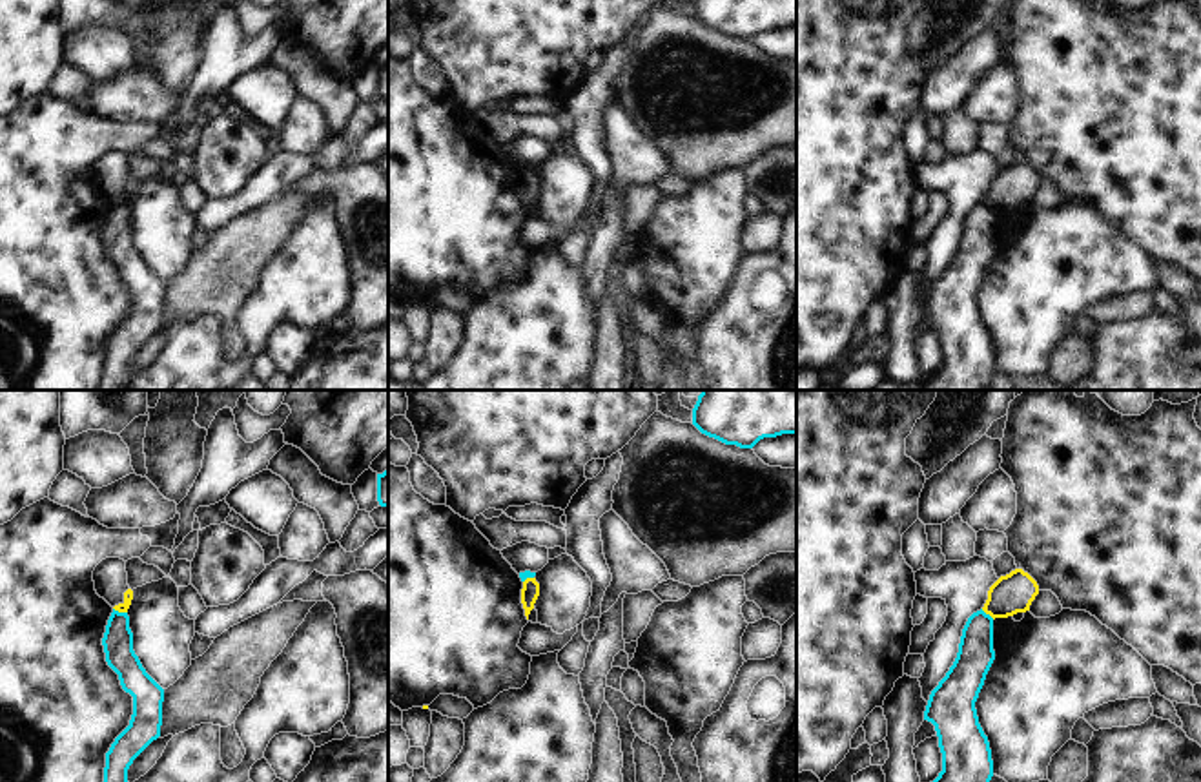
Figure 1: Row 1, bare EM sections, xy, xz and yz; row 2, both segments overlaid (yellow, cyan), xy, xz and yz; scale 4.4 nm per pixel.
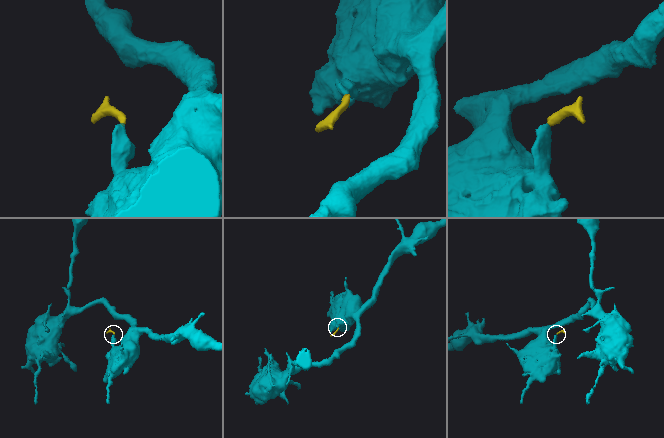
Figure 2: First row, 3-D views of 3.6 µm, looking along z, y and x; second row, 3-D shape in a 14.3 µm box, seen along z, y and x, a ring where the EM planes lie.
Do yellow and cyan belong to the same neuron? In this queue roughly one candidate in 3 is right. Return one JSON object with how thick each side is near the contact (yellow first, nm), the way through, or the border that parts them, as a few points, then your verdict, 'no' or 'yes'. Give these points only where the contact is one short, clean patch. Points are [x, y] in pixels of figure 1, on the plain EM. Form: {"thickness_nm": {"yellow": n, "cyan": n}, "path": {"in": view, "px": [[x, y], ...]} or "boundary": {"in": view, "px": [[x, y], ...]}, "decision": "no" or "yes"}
{"thickness_nm": {"yellow": 50, "cyan": 130}, "boundary": {"in": "xy", "px": [[113, 199], [126, 205]]}, "decision": "no"}

